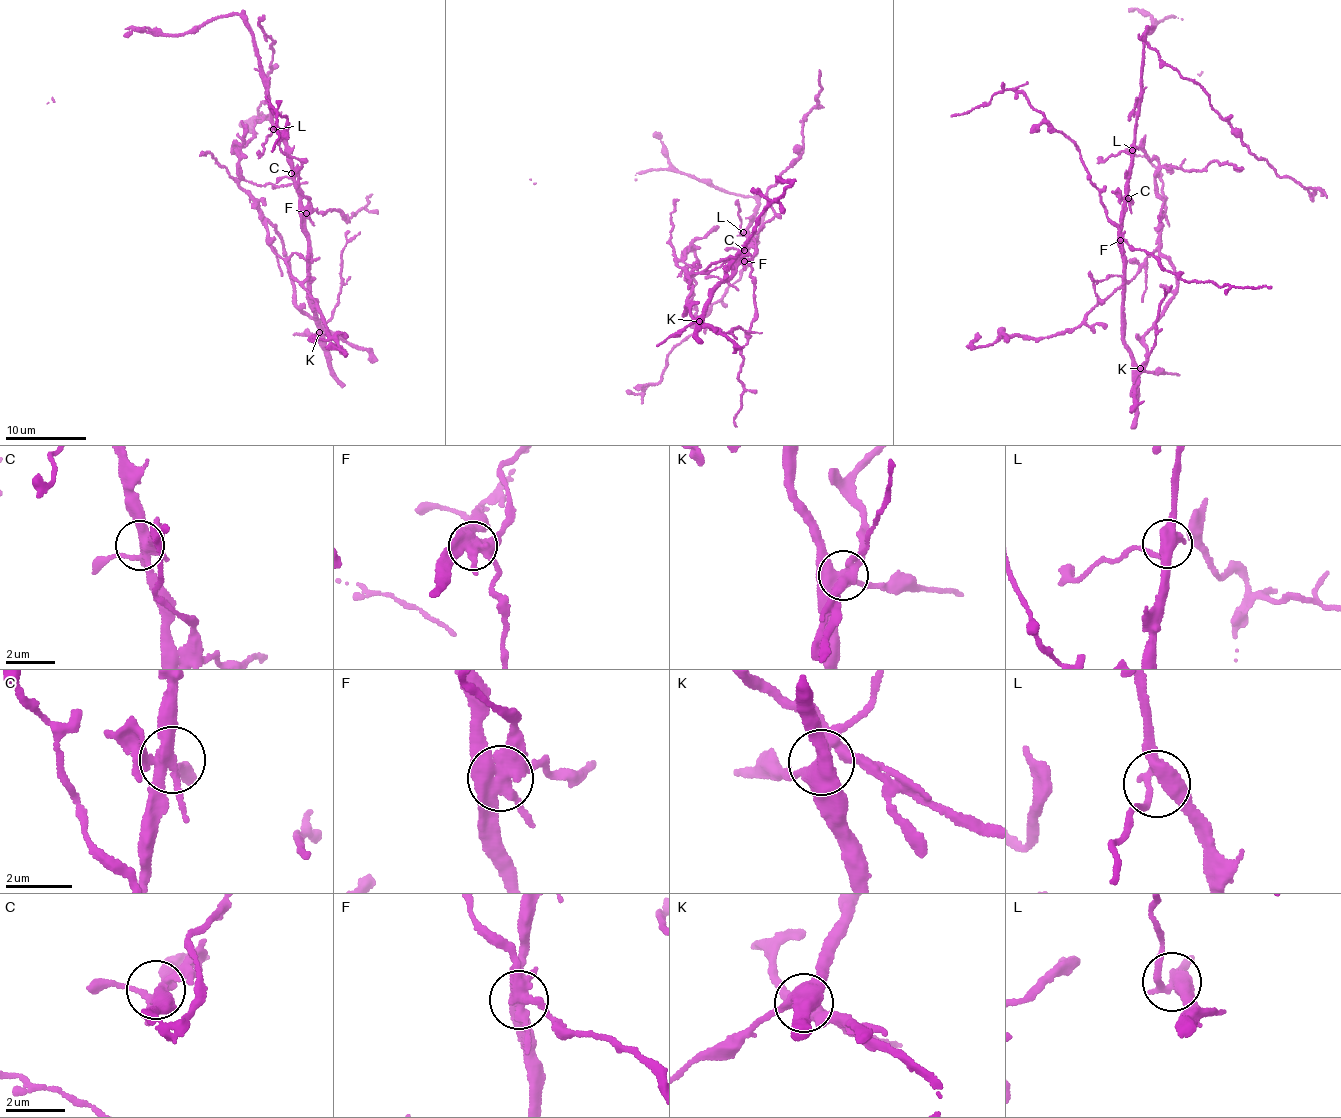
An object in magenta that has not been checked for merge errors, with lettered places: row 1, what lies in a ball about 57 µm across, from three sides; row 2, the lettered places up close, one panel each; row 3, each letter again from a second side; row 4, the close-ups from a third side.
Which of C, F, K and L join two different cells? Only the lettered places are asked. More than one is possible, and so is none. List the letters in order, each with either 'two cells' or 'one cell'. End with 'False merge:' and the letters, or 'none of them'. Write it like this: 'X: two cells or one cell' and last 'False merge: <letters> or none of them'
C: one cell
F: two cells
K: two cells
L: one cell
False merge: F, K

